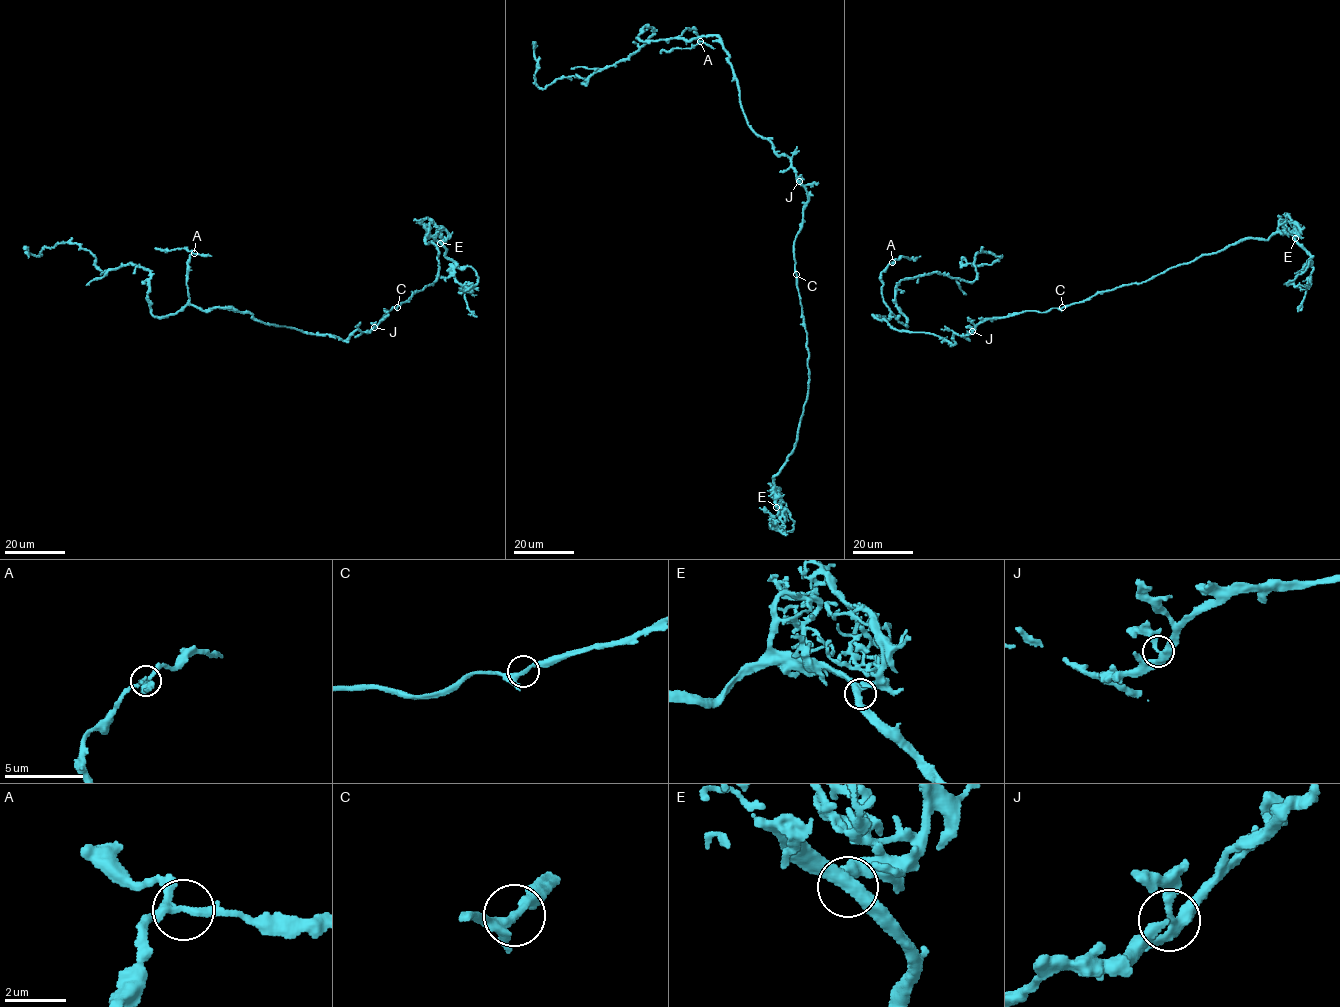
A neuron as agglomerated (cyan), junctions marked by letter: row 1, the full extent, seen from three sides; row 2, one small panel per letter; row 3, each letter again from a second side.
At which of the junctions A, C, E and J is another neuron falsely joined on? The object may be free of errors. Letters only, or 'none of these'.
none of these

